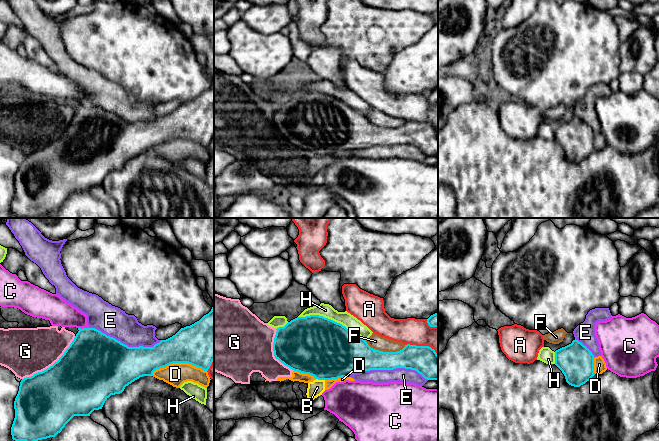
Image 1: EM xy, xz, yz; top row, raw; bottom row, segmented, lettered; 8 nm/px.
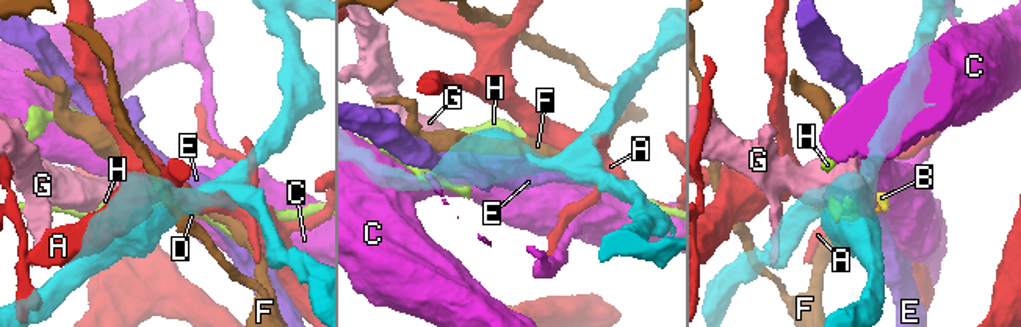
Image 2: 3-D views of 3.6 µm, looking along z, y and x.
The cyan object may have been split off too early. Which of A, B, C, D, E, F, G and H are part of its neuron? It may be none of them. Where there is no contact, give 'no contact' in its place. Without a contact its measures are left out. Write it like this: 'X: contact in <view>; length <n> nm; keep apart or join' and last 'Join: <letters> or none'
A: contact in xz; length 280 nm; keep apart
B: contact in xz; length 70 nm; keep apart
C: contact in xy; length 110 nm; keep apart
D: contact in xy; length 440 nm; keep apart
E: contact in xz; length 650 nm; keep apart
F: contact in xz; length 340 nm; keep apart
G: contact in xy; length 550 nm; keep apart
H: contact in xz; length 600 nm; keep apart
Join: none

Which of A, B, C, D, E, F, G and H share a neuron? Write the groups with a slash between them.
A / B D G / C / E / F / H

